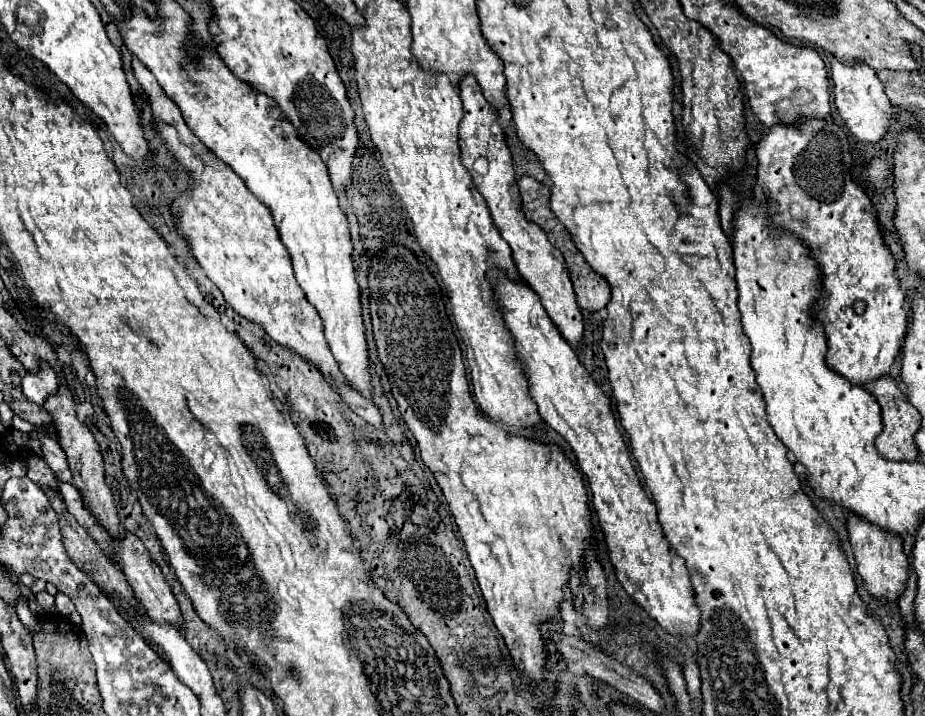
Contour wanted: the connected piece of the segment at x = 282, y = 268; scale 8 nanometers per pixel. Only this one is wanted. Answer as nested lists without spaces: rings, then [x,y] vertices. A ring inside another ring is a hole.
[[[133,57],[133,73],[151,99],[155,129],[167,141],[177,161],[183,163],[195,179],[189,191],[179,195],[171,207],[177,227],[185,233],[191,253],[205,275],[221,289],[225,301],[235,309],[235,313],[255,325],[261,325],[277,345],[291,349],[315,365],[323,375],[335,379],[337,385],[347,383],[323,337],[321,317],[307,301],[293,275],[291,255],[279,239],[279,231],[269,215],[271,211],[253,193],[249,193],[243,179],[237,177],[227,163],[215,157],[203,141],[191,133],[177,105],[169,101],[163,89],[159,89],[153,73],[147,73],[137,57]]]

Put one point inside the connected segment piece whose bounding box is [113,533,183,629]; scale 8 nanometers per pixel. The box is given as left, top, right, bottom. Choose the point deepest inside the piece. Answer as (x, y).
(143, 574)

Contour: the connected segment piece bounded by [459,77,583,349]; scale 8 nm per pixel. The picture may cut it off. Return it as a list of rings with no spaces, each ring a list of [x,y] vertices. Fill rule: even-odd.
[[[467,77],[467,81],[461,81],[459,89],[461,89],[459,95],[461,95],[461,101],[463,101],[463,109],[465,109],[465,115],[461,119],[461,129],[459,129],[461,163],[467,167],[467,171],[473,177],[475,187],[479,189],[483,199],[487,201],[491,221],[497,227],[499,235],[513,249],[513,261],[515,261],[521,277],[539,295],[543,307],[547,309],[553,323],[559,327],[561,335],[573,345],[573,349],[577,349],[579,343],[581,343],[581,337],[583,337],[583,317],[581,317],[581,309],[575,301],[575,291],[573,291],[563,255],[559,253],[559,249],[555,249],[547,241],[547,235],[543,233],[543,229],[537,223],[529,221],[523,213],[511,153],[509,153],[509,147],[505,145],[503,131],[501,131],[499,121],[497,121],[497,113],[485,101],[479,85],[475,85],[475,81],[471,81],[471,77]],[[477,157],[485,157],[487,163],[489,163],[487,173],[483,175],[473,169]]]

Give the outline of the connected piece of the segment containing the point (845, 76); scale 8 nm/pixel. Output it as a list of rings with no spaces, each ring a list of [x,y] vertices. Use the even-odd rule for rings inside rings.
[[[831,57],[831,73],[833,73],[833,83],[835,83],[835,105],[845,121],[845,127],[853,133],[857,141],[863,143],[879,143],[885,139],[889,133],[891,125],[897,123],[897,109],[891,105],[889,97],[883,91],[881,81],[877,79],[877,73],[871,71],[871,67],[857,63],[857,65],[843,65],[841,61],[835,61]]]

